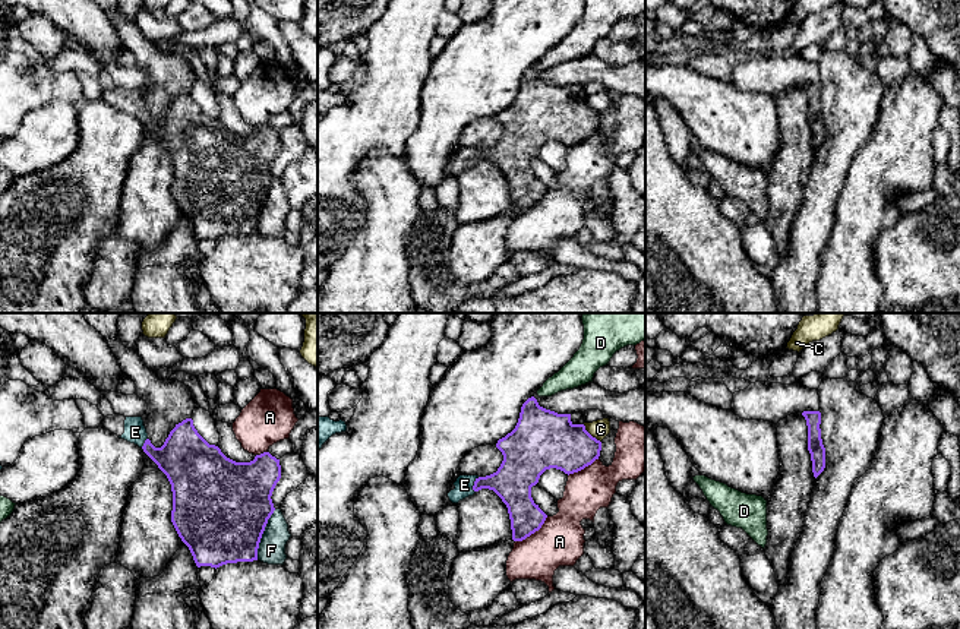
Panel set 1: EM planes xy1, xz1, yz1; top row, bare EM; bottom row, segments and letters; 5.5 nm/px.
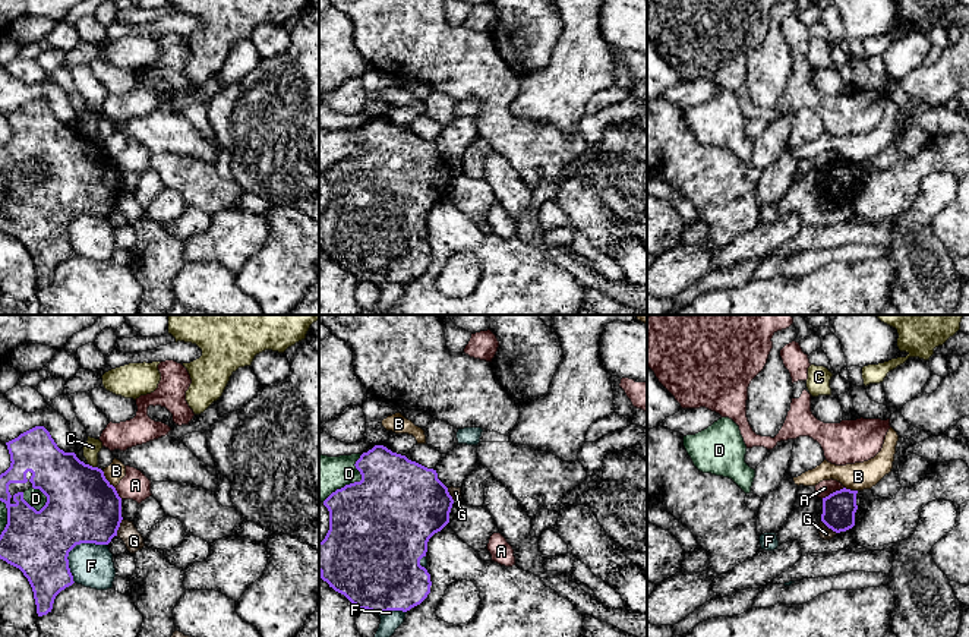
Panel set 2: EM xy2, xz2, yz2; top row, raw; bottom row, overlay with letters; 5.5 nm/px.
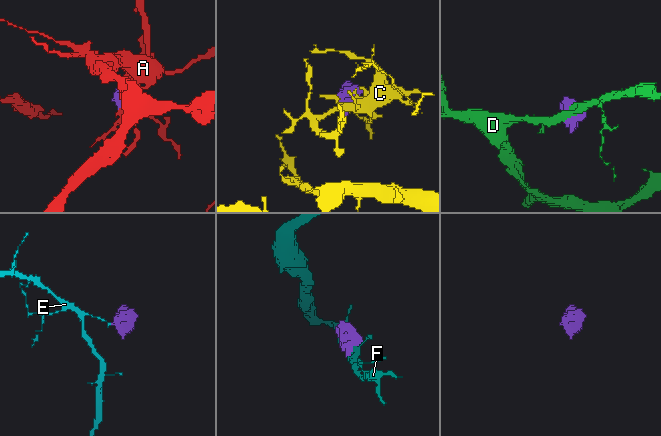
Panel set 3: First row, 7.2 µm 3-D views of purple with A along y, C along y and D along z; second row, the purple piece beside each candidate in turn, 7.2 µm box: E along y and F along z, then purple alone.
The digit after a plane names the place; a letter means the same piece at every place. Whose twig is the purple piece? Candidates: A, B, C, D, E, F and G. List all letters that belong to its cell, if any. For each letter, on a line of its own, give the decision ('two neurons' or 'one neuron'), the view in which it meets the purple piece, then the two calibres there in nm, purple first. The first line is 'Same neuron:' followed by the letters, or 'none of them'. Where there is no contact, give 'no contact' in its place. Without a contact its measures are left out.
Same neuron: E
A: two neurons; meets purple in xz1; 180 nm thick on the purple side, 260 nm on the other
B: two neurons; meets purple in xy2; 400 nm thick on the purple side, 100 nm on the other
C: two neurons; meets purple in xz1; 320 nm thick on the purple side, 100 nm on the other
D: two neurons; meets purple in xz2; 500 nm thick on the purple side, 220 nm on the other
E: one neuron; meets purple in xz1; 220 nm thick on the purple side, 100 nm on the other
F: two neurons; meets purple in xy2; 400 nm thick on the purple side, 240 nm on the other
G: two neurons; meets purple in xy2; 400 nm thick on the purple side, 110 nm on the other

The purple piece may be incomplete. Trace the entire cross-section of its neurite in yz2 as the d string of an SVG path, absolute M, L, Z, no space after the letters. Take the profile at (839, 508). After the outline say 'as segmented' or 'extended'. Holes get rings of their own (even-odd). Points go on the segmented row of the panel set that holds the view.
M840 489L823 498L821 521L836 533L846 532L855 526L858 491Z; as segmented

